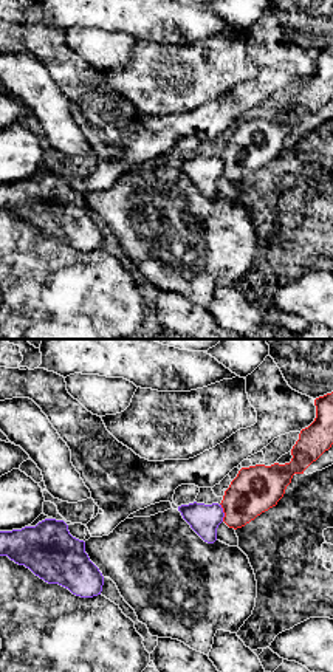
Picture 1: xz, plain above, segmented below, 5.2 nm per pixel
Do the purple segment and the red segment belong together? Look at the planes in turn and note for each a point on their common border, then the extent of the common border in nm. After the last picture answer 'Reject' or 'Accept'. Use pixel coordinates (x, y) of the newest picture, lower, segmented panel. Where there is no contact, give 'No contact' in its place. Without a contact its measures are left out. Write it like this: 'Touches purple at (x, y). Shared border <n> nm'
Touches purple at (223, 513). Shared border 100 nm

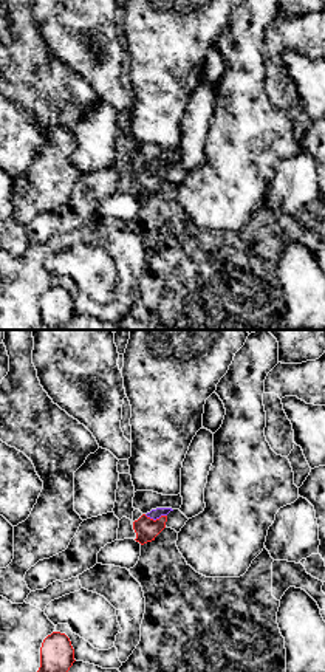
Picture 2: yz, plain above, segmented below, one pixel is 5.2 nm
Touches purple at (155, 519). Shared border 120 nm

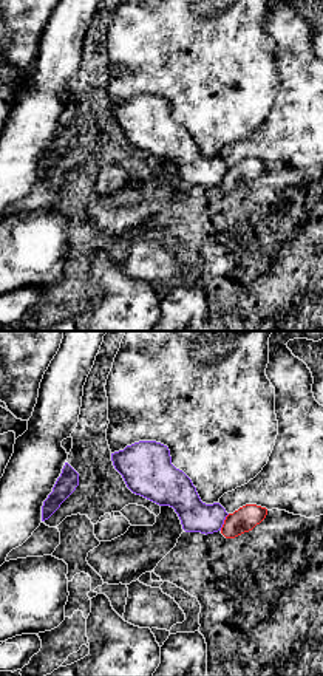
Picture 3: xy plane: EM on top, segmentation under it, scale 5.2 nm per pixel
Touches purple at (223, 522). Shared border 100 nm

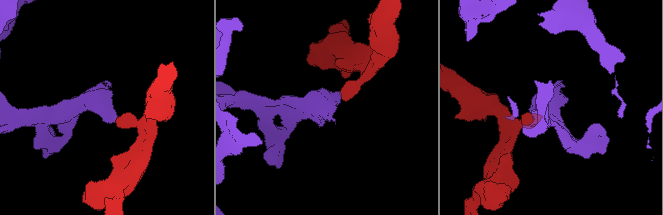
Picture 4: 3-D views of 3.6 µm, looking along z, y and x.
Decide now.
Reject

